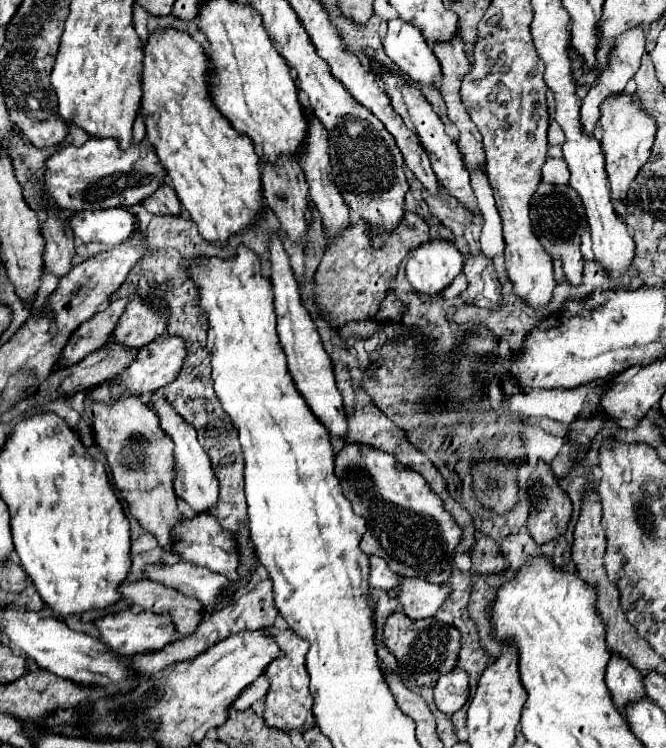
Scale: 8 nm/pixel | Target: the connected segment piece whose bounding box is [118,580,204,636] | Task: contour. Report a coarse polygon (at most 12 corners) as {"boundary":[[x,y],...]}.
{"boundary":[[124,580],[118,592],[140,610],[172,616],[194,634],[202,604],[152,580]]}

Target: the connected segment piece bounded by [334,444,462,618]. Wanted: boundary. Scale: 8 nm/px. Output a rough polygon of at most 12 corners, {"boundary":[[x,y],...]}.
{"boundary":[[346,444],[334,474],[410,618],[448,598],[462,536],[392,454]]}

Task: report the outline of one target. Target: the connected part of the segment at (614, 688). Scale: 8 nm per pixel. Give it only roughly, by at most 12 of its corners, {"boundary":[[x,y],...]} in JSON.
{"boundary":[[620,656],[606,668],[618,710],[646,698],[644,676]]}

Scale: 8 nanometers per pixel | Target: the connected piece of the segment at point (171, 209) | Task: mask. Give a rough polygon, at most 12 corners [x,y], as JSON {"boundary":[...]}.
{"boundary":[[162,184],[142,206],[152,214],[180,214],[180,200]]}

